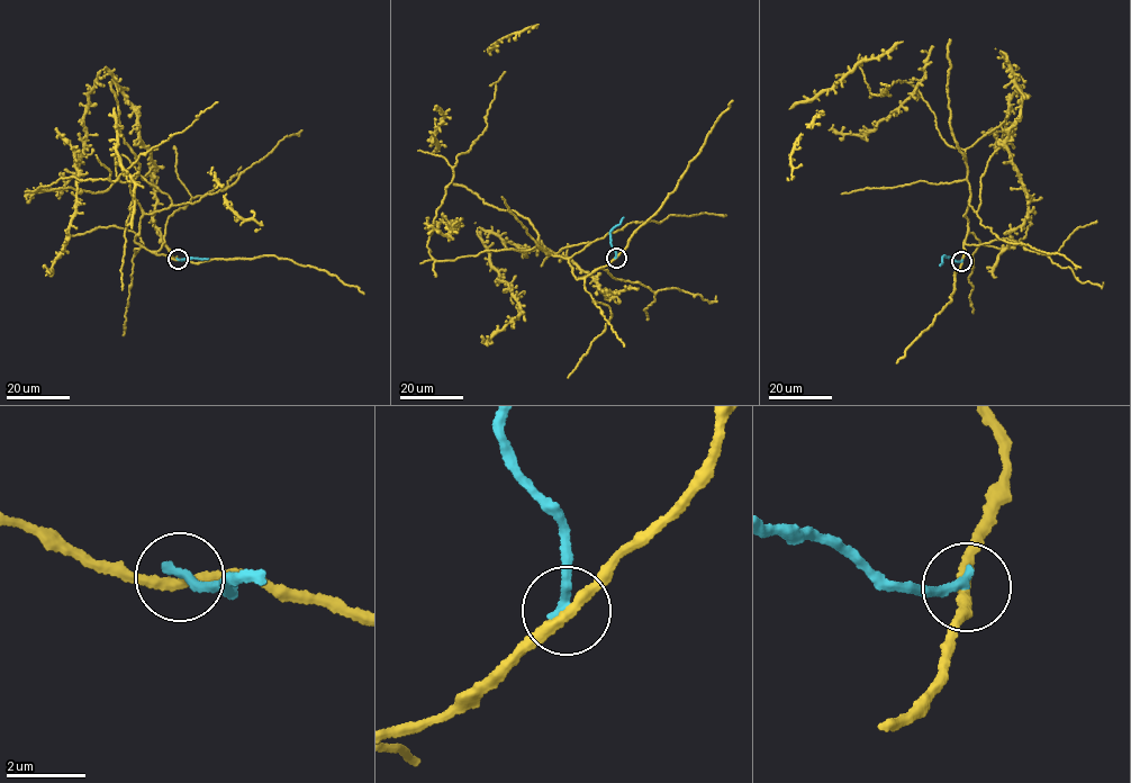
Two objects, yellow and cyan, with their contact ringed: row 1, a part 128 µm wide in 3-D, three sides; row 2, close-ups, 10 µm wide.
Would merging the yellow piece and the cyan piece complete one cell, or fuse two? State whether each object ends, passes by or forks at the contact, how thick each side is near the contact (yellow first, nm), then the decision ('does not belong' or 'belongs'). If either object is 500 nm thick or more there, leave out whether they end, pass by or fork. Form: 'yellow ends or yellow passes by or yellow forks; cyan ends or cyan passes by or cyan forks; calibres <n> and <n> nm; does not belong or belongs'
yellow passes by; cyan ends; calibres 280 and 260 nm; does not belong

